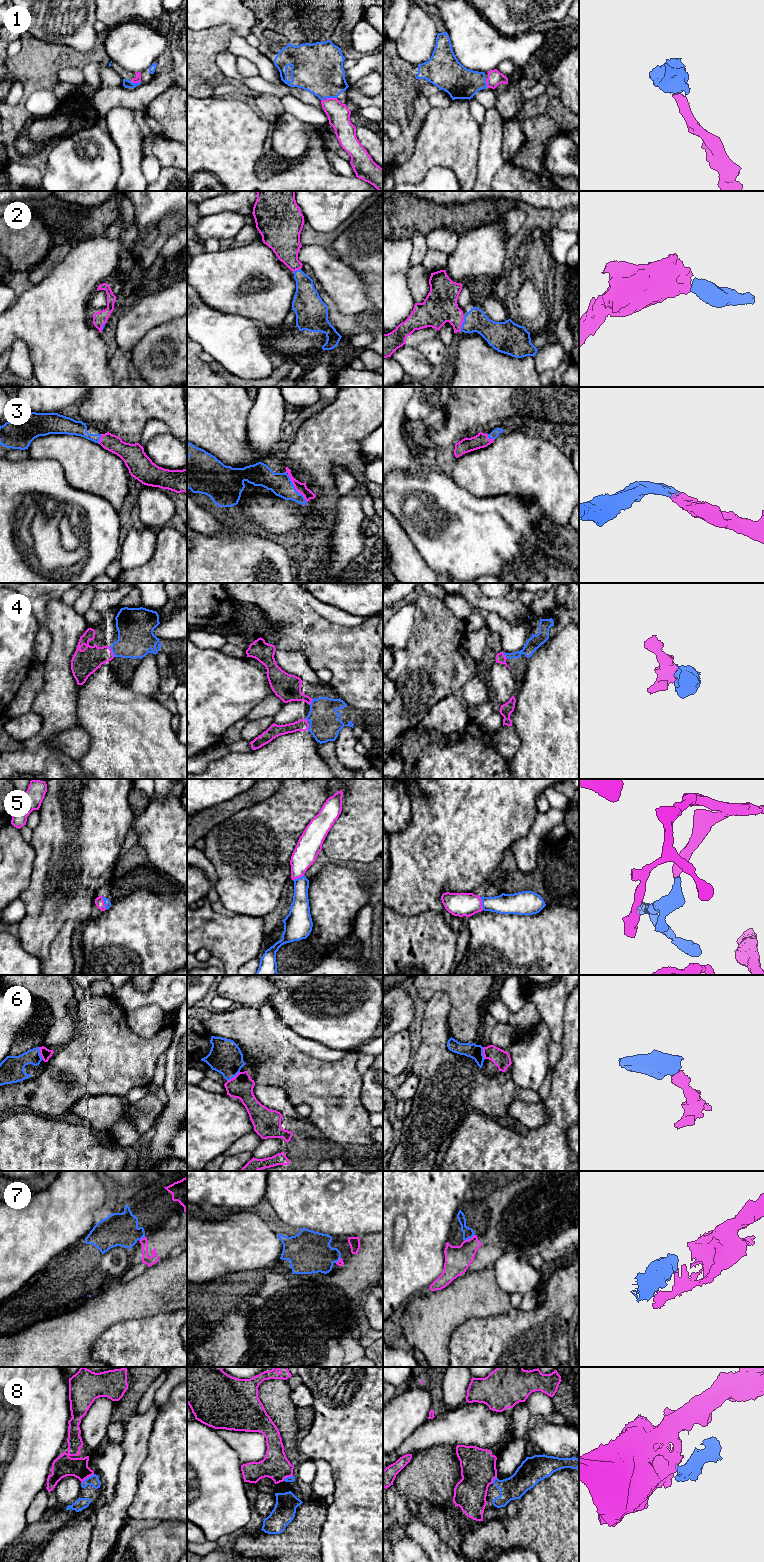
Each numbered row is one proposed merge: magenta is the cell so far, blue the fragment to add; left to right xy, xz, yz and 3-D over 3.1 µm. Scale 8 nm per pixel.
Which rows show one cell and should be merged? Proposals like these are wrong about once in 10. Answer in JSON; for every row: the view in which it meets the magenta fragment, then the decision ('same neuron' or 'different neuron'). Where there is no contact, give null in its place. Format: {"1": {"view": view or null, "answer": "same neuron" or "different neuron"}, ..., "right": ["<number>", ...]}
{"1": {"view": "xy", "answer": "same neuron"}, "2": {"view": "yz", "answer": "same neuron"}, "3": {"view": "xz", "answer": "same neuron"}, "4": {"view": "xy", "answer": "same neuron"}, "5": {"view": "xy", "answer": "same neuron"}, "6": {"view": "xy", "answer": "same neuron"}, "7": {"view": "yz", "answer": "same neuron"}, "8": {"view": "xy", "answer": "different neuron"}, "right": ["1", "2", "3", "4", "5", "6", "7"]}

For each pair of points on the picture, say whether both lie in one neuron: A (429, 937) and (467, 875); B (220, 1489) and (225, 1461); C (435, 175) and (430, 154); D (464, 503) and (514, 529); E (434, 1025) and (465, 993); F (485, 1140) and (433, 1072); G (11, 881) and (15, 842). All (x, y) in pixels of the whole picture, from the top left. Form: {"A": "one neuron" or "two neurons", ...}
{"A": "two neurons", "B": "one neuron", "C": "two neurons", "D": "one neuron", "E": "two neurons", "F": "two neurons", "G": "one neuron"}

